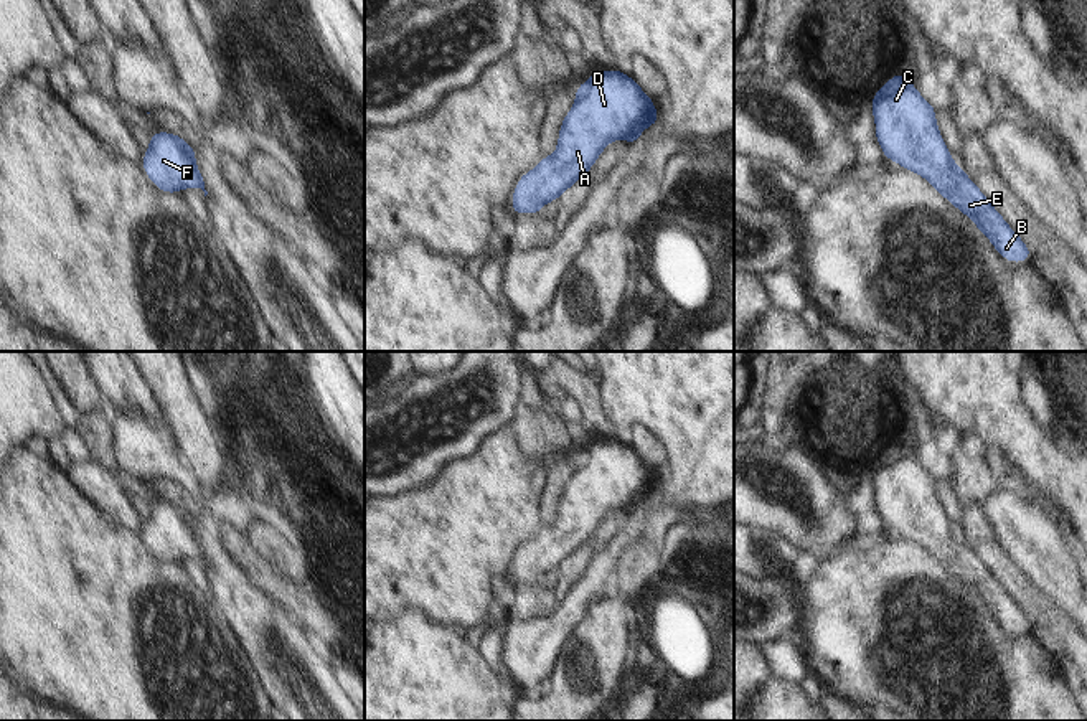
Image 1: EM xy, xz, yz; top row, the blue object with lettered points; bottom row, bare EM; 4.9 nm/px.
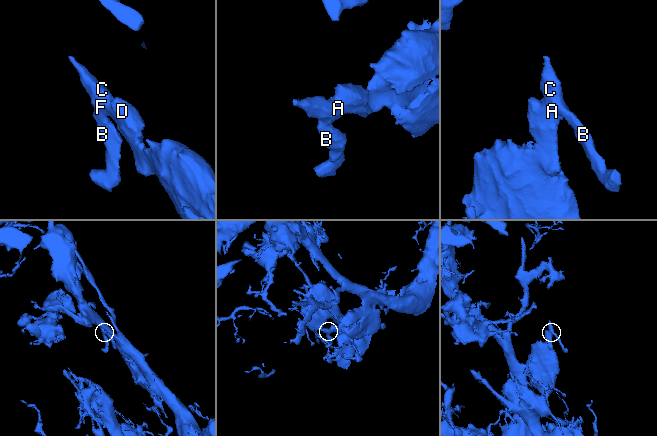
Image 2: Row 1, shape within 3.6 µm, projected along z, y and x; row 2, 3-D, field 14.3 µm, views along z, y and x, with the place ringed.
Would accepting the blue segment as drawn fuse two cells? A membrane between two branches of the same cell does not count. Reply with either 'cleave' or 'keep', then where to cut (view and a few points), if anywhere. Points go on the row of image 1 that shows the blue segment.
keep; cut none

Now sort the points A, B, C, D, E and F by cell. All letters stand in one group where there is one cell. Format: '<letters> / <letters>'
A B C D E F

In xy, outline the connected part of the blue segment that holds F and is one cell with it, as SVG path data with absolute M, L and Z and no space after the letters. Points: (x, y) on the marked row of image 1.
M163 130L150 135L150 147L144 153L142 167L147 177L153 181L153 185L165 193L180 193L181 188L201 188L205 196L208 191L205 190L203 177L195 162L196 148L186 145L185 140L176 134L167 134Z

